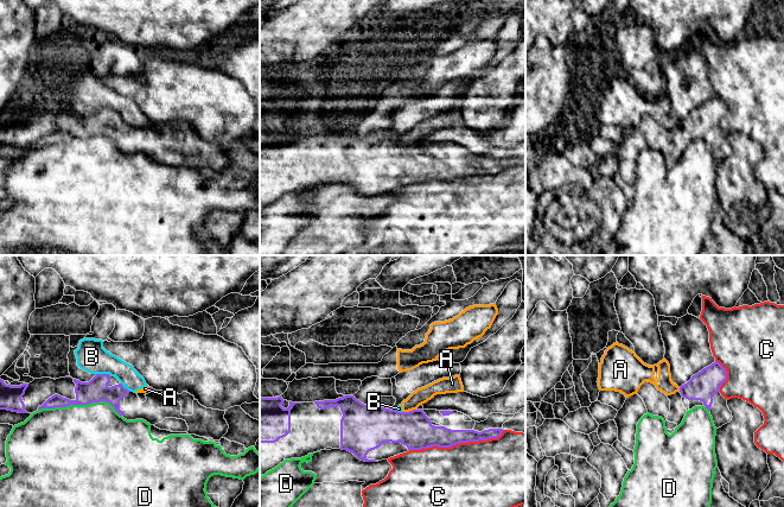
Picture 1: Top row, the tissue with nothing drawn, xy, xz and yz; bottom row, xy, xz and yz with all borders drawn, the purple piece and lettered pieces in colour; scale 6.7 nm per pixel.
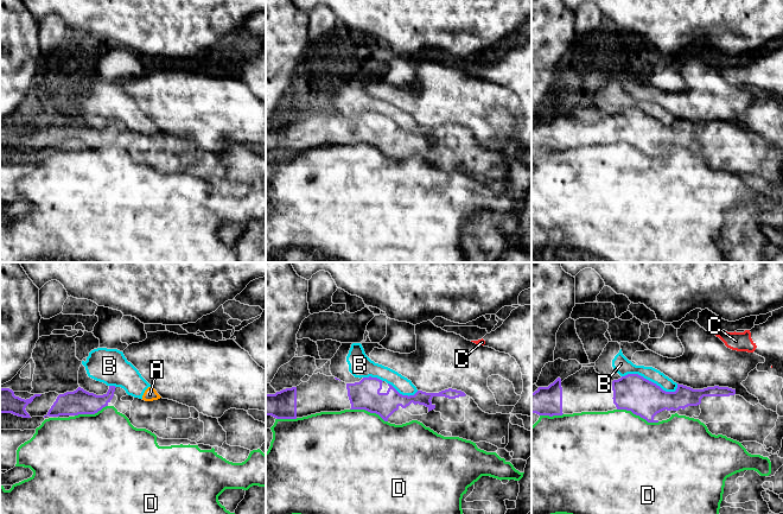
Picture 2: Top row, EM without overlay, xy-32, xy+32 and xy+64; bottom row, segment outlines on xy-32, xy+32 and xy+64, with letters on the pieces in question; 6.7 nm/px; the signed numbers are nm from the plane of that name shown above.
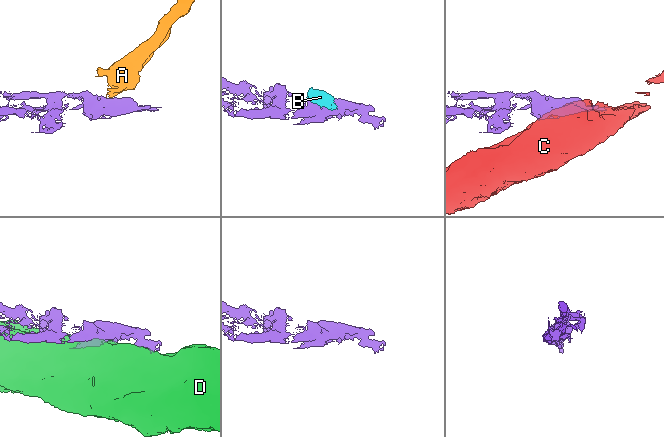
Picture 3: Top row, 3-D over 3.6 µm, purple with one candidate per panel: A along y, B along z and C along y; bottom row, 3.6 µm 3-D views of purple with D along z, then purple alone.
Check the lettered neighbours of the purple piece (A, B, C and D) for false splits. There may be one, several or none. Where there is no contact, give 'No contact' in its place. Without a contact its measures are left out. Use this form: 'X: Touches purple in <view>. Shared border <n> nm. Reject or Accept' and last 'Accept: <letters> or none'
A: Touches purple in xz. Shared border 90 nm. Reject
B: Touches purple in xy. Shared border 110 nm. Reject
C: Touches purple in xz. Shared border 650 nm. Reject
D: Touches purple in xy. Shared border 550 nm. Reject
Accept: none

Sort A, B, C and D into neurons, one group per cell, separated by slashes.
A B / C / D

